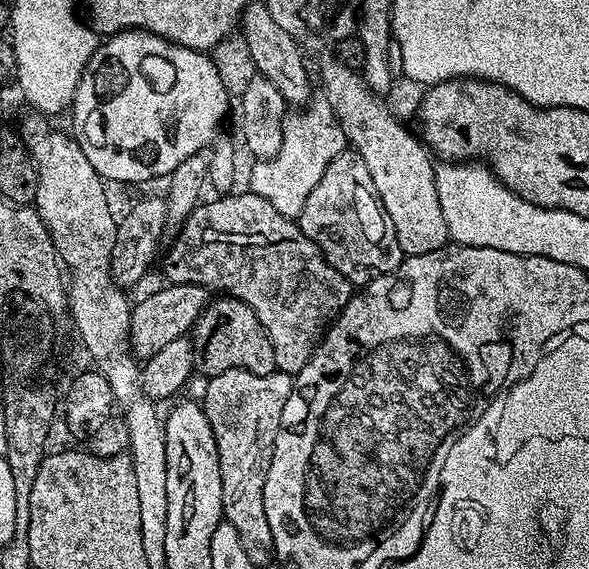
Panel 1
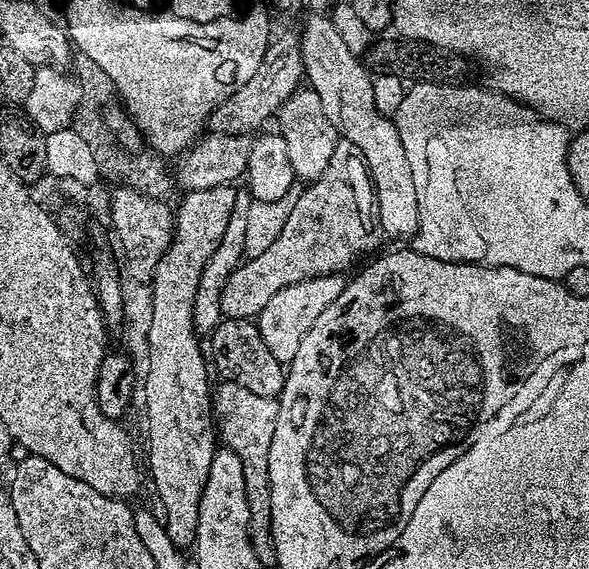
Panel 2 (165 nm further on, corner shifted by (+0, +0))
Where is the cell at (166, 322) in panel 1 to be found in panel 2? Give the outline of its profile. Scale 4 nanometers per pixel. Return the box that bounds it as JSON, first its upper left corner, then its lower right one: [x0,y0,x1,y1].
[220,138,382,320]

